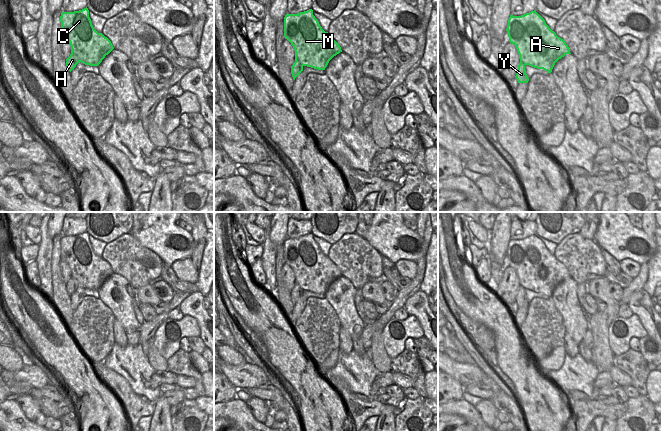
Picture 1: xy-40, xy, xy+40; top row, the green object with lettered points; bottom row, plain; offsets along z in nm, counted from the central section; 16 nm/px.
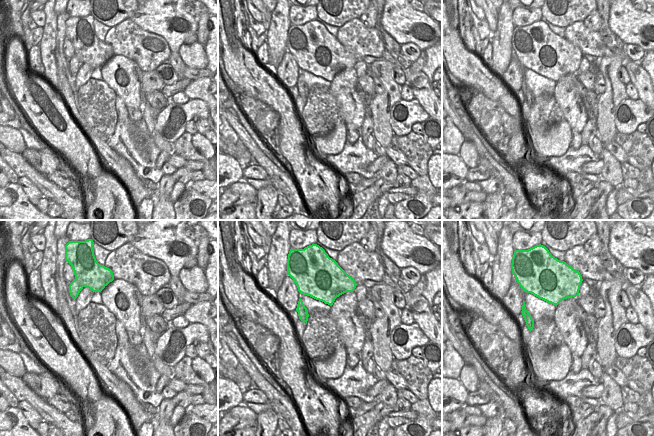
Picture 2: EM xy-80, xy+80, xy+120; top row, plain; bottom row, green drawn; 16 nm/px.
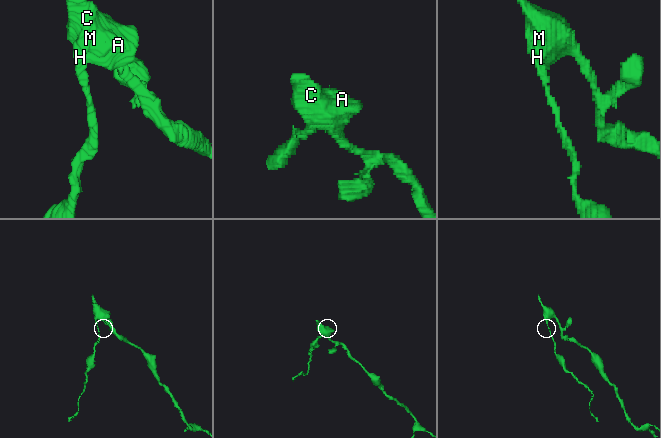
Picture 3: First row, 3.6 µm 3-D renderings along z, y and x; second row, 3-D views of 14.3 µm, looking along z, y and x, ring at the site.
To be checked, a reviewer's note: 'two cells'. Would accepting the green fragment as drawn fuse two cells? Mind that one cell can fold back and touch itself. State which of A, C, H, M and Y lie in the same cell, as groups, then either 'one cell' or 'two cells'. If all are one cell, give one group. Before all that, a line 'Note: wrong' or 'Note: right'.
Note: right
groups A C M / H Y; two cells

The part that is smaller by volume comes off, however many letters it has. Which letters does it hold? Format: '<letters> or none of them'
H, Y.

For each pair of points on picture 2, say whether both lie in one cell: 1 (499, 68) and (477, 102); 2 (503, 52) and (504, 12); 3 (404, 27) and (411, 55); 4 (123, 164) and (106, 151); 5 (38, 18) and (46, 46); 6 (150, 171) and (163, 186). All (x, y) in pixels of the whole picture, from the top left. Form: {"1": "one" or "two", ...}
{"1": "two", "2": "one", "3": "two", "4": "one", "5": "two", "6": "two"}

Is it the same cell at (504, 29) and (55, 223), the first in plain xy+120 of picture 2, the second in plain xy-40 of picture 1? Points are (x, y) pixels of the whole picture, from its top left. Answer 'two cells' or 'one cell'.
one cell

